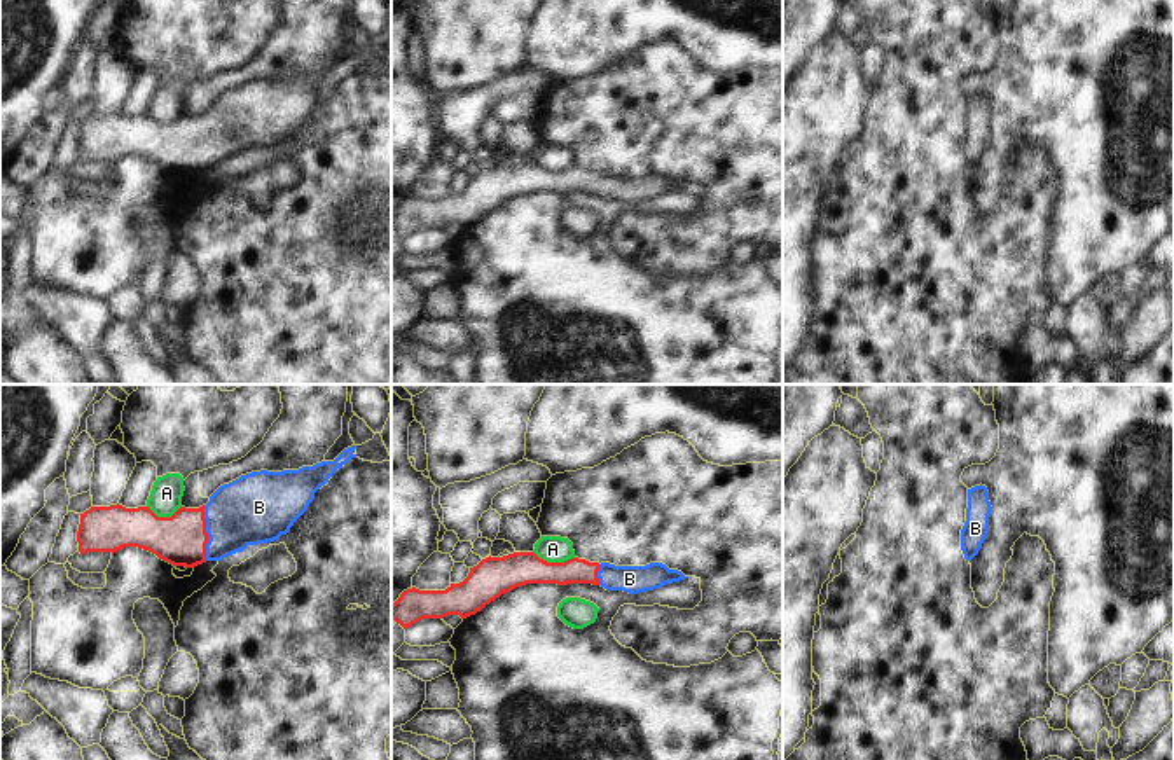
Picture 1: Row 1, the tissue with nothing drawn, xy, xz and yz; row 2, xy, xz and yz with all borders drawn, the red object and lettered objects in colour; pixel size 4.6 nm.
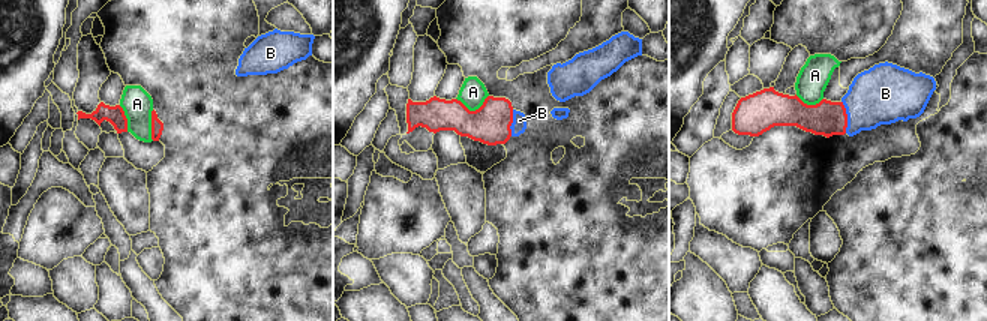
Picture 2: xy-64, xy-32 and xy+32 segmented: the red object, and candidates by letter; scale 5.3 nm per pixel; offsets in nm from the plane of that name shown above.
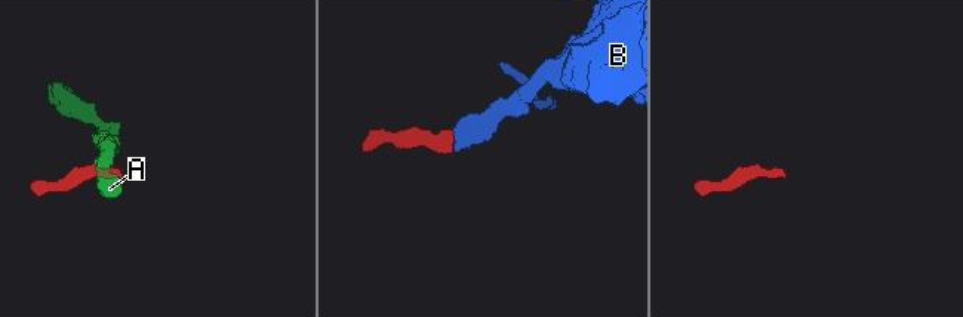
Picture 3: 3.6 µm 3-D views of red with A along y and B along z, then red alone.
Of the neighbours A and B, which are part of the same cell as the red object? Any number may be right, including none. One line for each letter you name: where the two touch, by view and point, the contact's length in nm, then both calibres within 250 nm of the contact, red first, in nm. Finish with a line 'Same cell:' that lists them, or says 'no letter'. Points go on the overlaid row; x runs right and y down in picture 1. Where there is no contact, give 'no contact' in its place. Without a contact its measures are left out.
B: meets red in xy at (207, 533); contact 260 nm long; 240 nm thick on the red side, 320 nm on the other
Same cell: B

